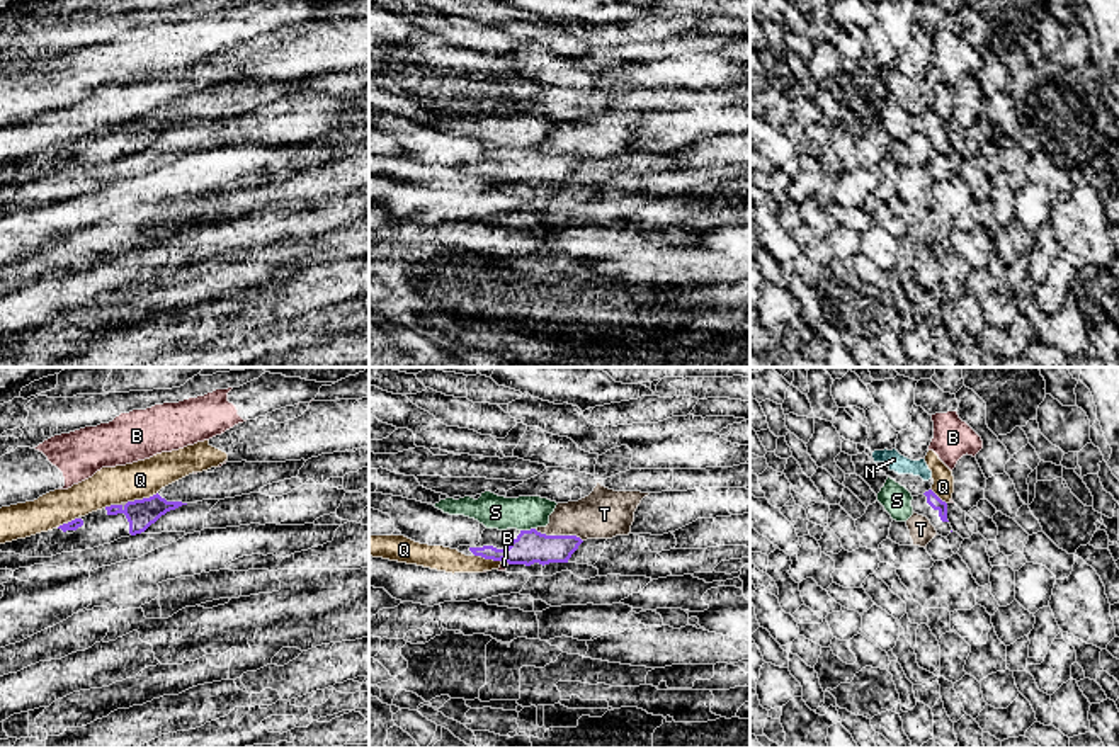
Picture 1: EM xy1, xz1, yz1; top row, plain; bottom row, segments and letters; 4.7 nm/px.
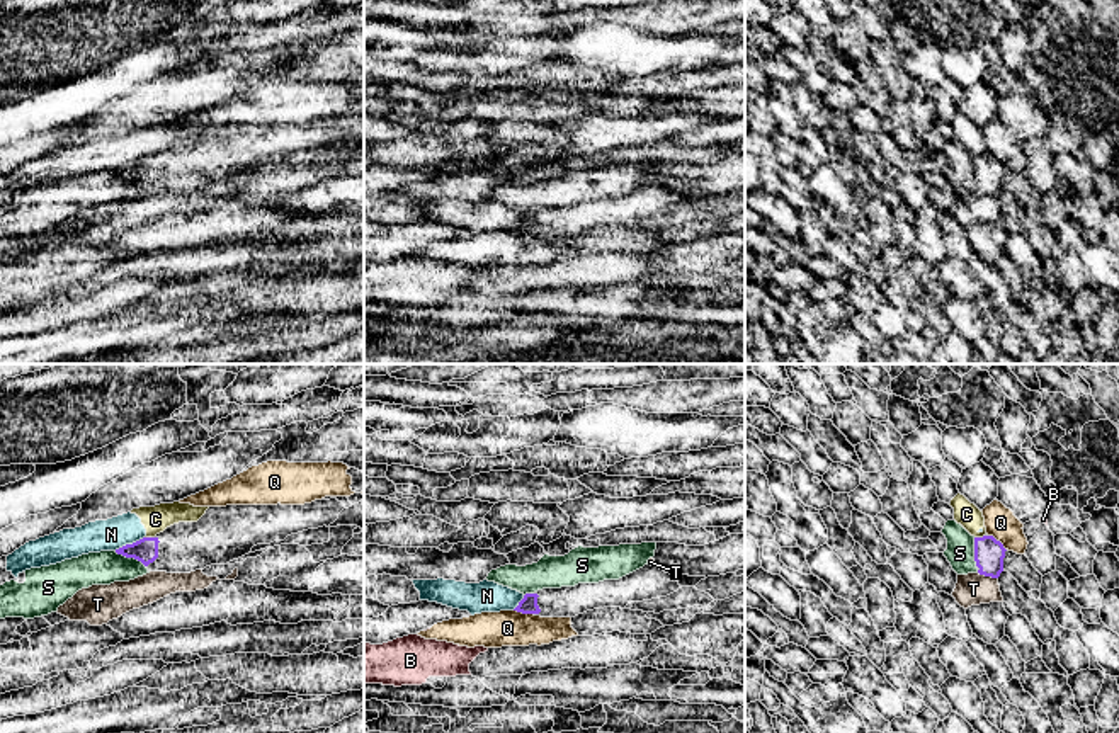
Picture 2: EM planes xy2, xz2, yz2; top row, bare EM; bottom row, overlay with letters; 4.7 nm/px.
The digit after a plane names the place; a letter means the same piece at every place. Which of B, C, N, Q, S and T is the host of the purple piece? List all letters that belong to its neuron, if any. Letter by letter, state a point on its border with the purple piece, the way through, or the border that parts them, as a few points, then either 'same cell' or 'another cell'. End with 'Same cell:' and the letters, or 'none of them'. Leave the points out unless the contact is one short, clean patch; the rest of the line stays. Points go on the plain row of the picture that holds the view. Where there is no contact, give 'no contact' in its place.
B: xz1 (507, 181) | along xz1 (505, 179), (509, 182) | another cell
C: xy2 (150, 157) | along xy2 (145, 155), (153, 157) | another cell
N: xy2 (128, 164) | another cell
Q: xy1 (143, 118) | another cell
S: xy2 (130, 176) | another cell
T: xz1 (558, 155) | another cell
Same cell: none of them

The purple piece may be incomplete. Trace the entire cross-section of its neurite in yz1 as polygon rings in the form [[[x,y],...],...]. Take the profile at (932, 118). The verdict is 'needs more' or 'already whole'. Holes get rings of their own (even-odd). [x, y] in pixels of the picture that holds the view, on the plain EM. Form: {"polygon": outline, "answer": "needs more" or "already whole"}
{"polygon": [[[932,109],[913,116],[912,126],[915,133],[930,139],[939,155],[947,156],[951,153],[952,146],[947,139],[947,122],[942,121]]], "answer": "needs more"}

